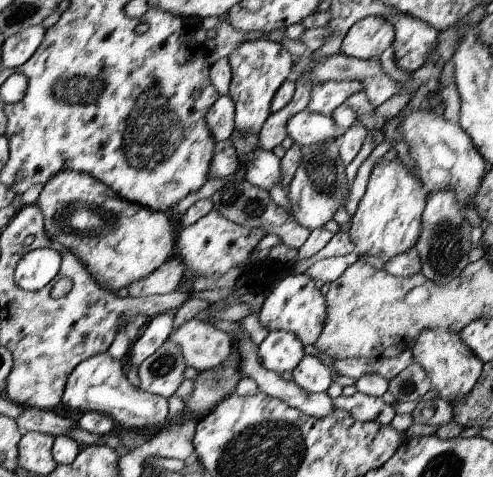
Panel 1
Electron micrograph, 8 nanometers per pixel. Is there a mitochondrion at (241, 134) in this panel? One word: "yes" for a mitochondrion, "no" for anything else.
no

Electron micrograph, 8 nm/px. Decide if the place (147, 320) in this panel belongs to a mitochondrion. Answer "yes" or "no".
no

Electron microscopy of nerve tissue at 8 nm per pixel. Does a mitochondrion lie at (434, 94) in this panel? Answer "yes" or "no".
no

